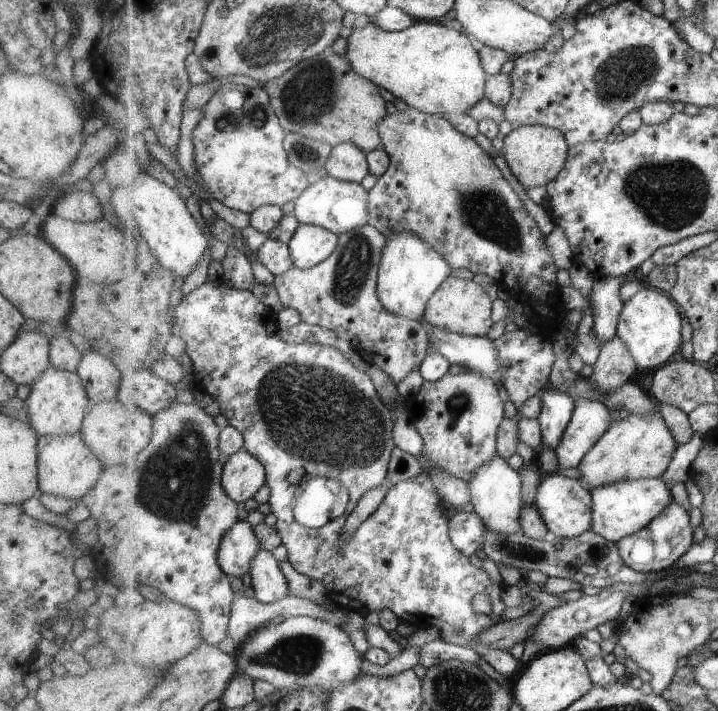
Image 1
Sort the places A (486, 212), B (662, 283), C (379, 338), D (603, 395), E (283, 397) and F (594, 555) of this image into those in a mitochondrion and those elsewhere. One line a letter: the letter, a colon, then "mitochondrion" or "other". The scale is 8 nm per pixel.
A: mitochondrion
B: other
C: other
D: other
E: mitochondrion
F: mitochondrion

